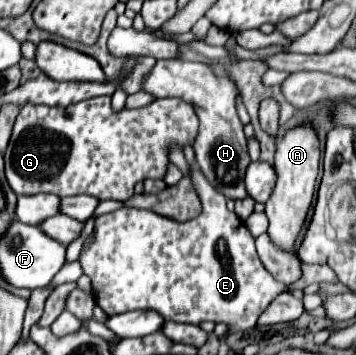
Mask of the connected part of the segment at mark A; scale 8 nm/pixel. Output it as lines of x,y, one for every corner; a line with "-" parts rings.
300,125
290,129
282,141
276,143
276,187
266,201
266,215
270,219
268,235
276,247
282,251
288,251
296,255
296,241
300,237
300,231
306,225
308,211
312,207
314,189
316,189
316,177
318,177
318,159
320,159
320,145
316,139
316,133
308,125

